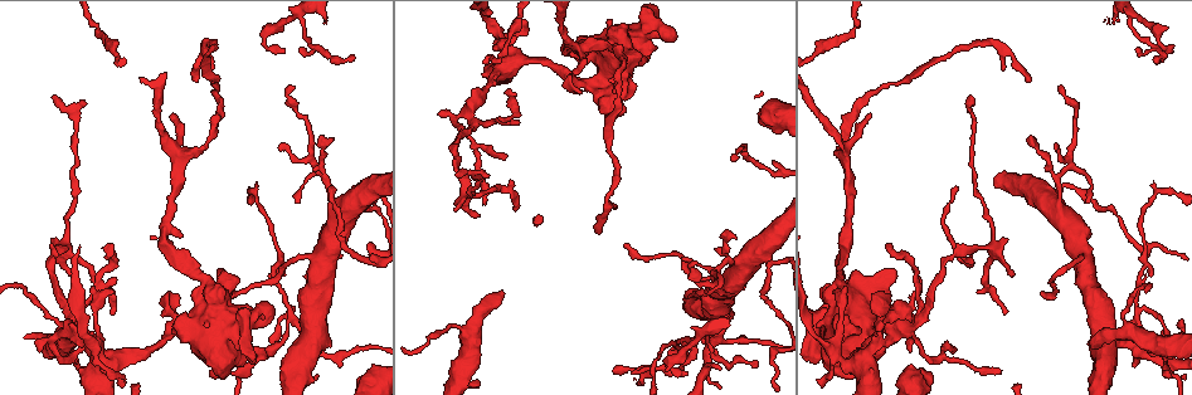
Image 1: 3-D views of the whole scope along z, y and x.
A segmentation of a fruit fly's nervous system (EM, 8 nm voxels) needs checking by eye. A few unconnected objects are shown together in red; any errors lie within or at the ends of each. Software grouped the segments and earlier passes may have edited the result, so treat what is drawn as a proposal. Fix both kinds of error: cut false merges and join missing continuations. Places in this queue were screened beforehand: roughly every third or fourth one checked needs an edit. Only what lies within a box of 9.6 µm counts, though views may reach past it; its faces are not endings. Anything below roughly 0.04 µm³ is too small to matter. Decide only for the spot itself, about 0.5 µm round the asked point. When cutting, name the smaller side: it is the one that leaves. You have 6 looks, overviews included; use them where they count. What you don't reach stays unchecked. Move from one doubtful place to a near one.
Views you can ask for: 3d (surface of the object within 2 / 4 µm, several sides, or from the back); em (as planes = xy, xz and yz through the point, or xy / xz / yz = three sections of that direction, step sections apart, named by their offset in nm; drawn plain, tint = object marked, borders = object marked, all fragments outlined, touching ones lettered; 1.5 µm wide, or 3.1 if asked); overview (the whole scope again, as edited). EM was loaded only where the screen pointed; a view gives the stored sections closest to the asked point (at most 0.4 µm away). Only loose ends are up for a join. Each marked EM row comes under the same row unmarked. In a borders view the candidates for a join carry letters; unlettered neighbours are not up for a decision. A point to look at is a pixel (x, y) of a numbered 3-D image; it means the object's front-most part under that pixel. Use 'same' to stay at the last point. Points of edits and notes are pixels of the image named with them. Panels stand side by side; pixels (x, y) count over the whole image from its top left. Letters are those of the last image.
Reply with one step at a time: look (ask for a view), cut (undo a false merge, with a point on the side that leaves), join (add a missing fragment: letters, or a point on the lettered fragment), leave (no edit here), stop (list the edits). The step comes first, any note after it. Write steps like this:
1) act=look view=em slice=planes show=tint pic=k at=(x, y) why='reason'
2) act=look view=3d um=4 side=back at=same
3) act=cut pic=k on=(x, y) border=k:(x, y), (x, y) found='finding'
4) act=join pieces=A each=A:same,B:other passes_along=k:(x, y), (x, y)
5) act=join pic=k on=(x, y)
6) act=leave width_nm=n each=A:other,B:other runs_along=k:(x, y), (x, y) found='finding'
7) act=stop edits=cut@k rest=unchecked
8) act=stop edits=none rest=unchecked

act=look view=3d um=2 pic=1 at=(105, 246) why='free end'

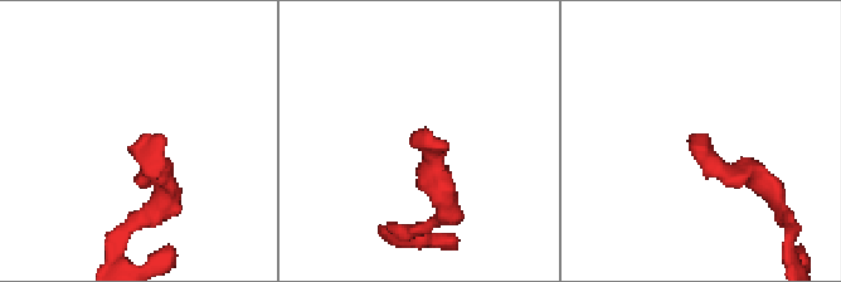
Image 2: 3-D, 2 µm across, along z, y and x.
act=look view=em slice=xy step=4 show=borders pic=2 at=(427, 132)

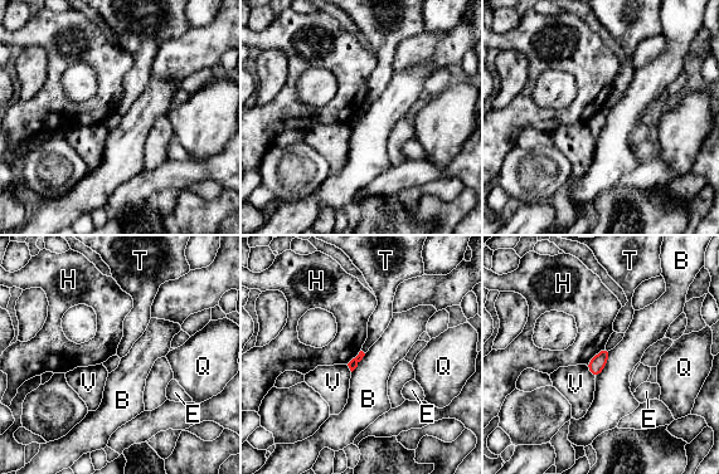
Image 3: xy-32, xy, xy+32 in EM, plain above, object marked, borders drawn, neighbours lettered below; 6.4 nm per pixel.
act=leave each=B:other,E:other,H:other,Q:other,T:other,V:other found='none of them fits'

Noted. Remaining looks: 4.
act=look view=em slice=yz step=4 show=borders pic=1 at=(501, 293)

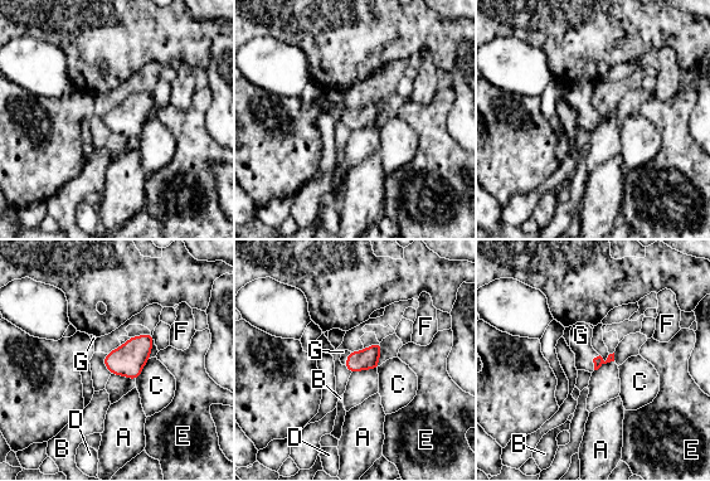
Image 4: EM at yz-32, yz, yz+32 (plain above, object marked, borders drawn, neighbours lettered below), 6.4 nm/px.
act=join pieces=G each=A:other,B:other,C:other,D:other,E:other,F:other,G:same passes_along=4:(598, 362), (593, 362), (580, 335) found='it goes on there'

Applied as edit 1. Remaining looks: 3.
act=look view=em slice=planes show=borders pic=1 at=(639, 57) why='free end'

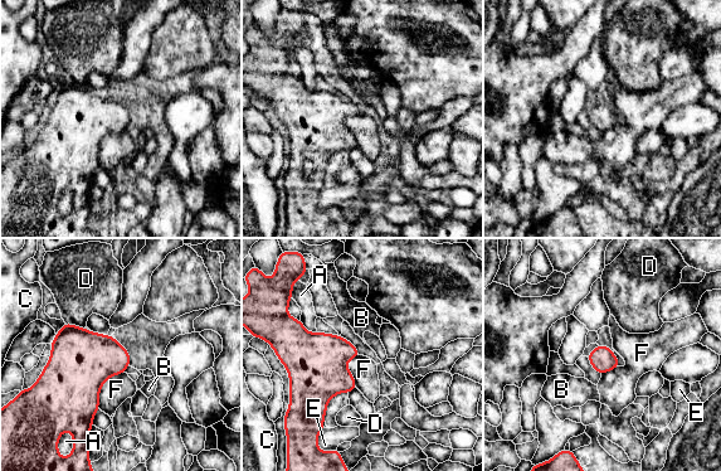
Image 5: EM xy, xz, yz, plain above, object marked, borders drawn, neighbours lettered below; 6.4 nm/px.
act=leave each=A:other,B:other,C:other,D:other,E:other,F:other border=5:(123, 372), (102, 385), (98, 408) found='none of them fits'

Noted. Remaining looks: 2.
act=stop edits=join@4 rest=unchecked

